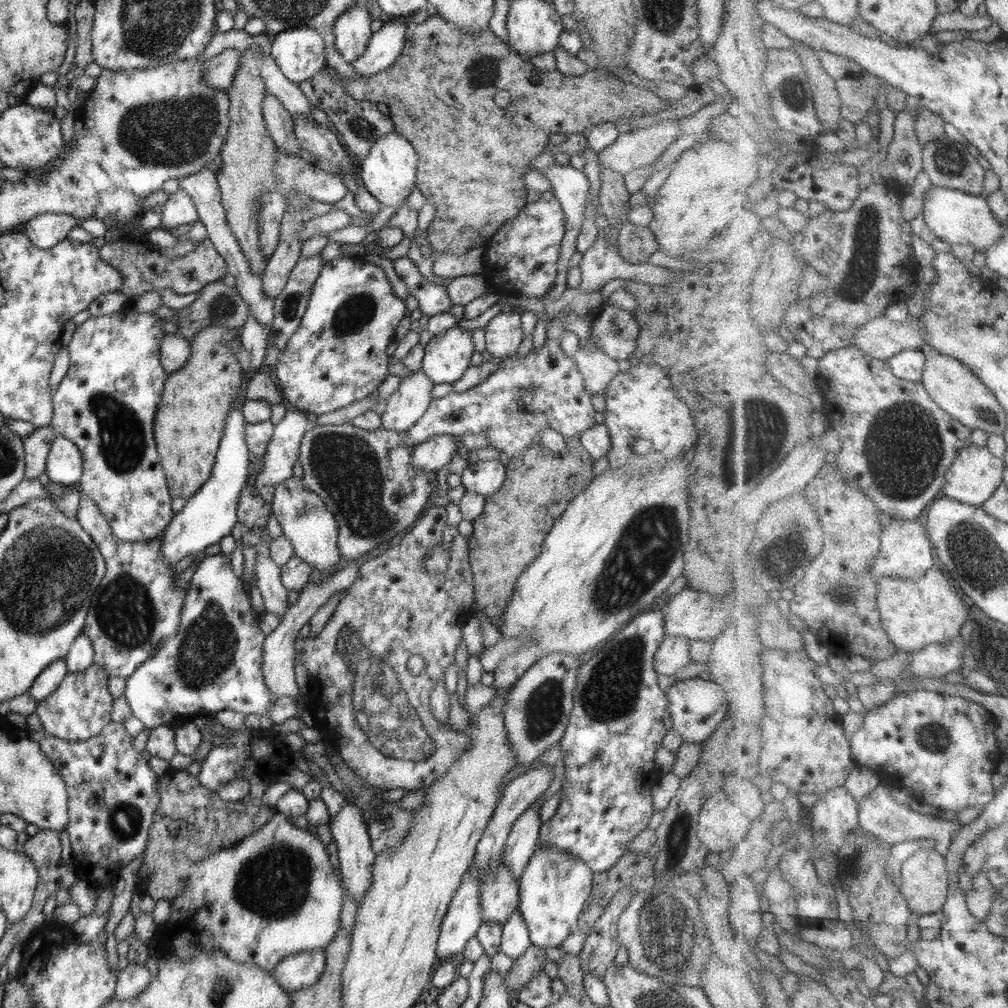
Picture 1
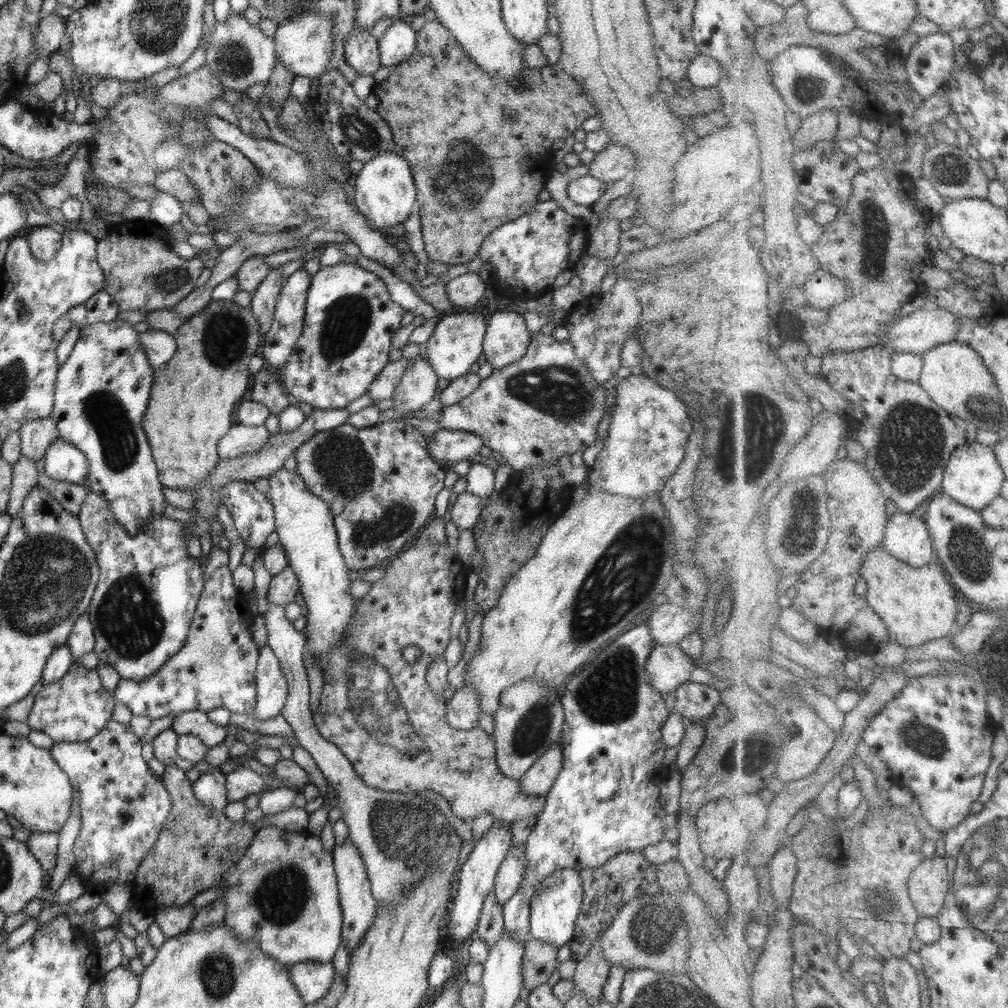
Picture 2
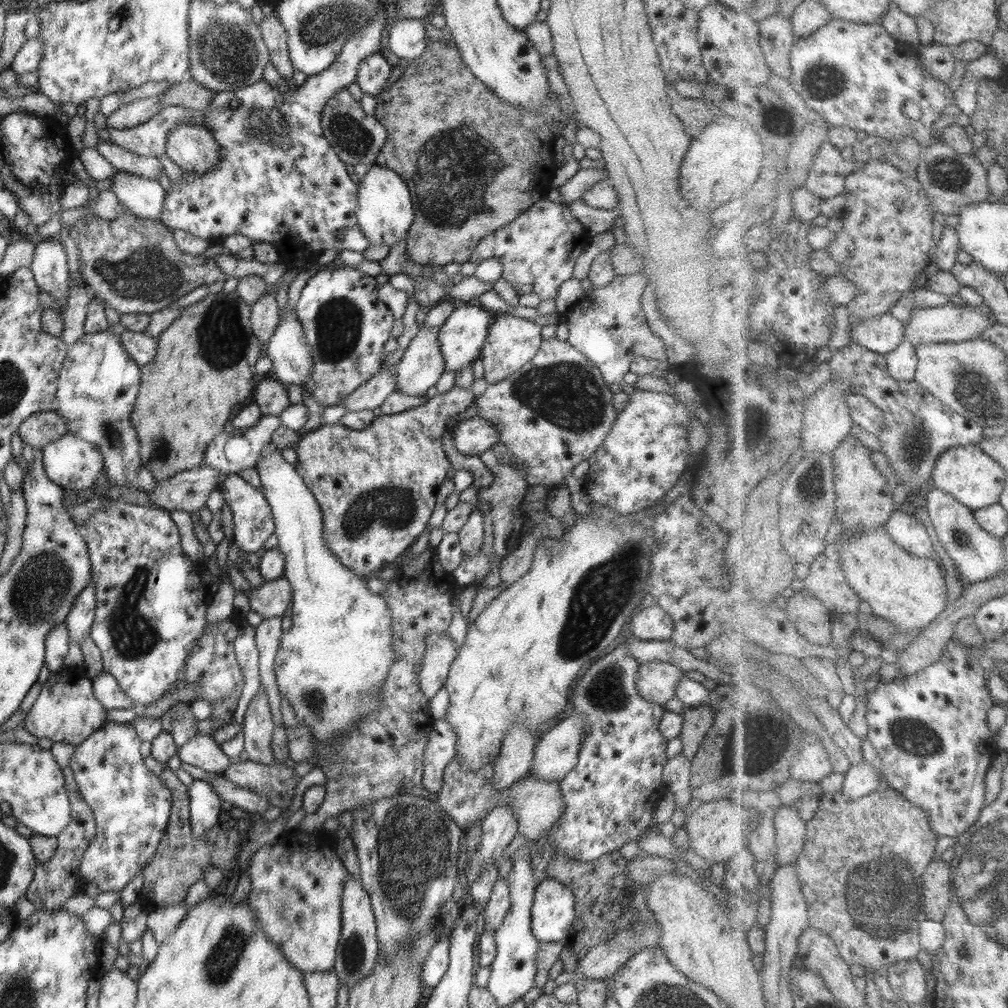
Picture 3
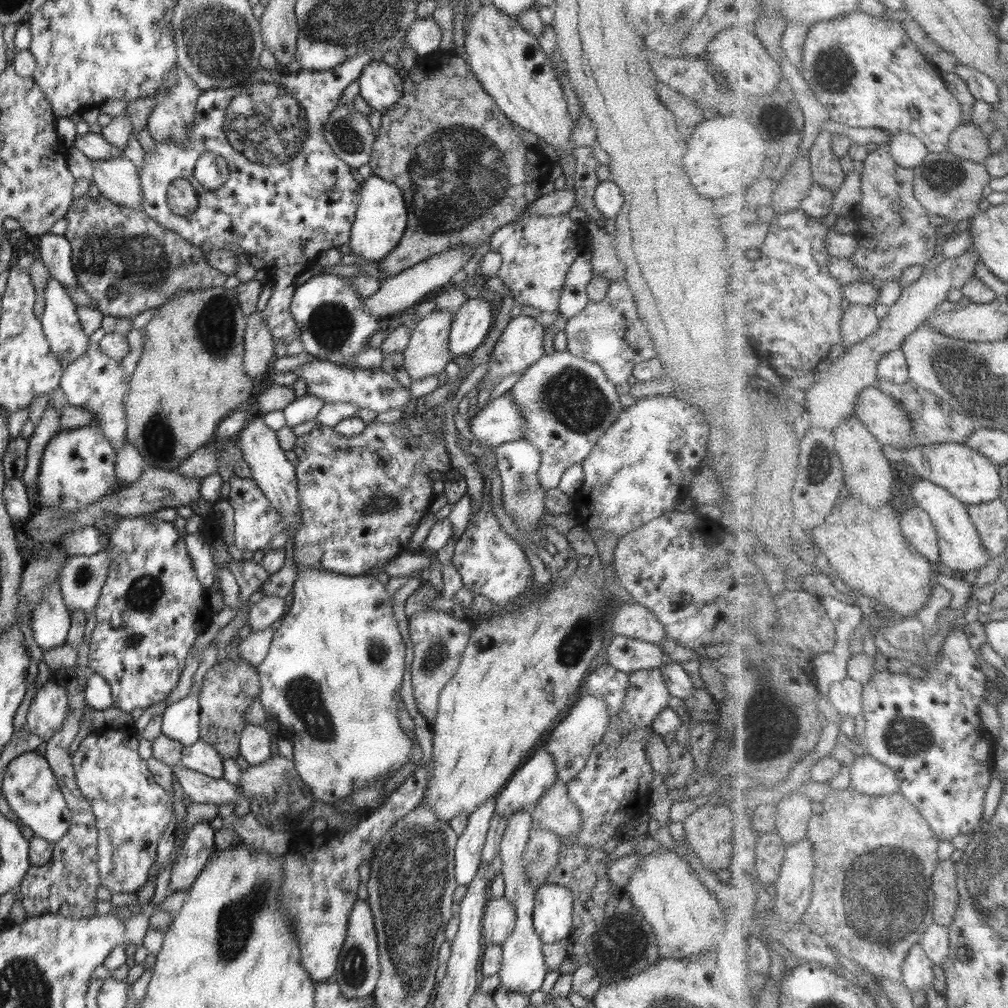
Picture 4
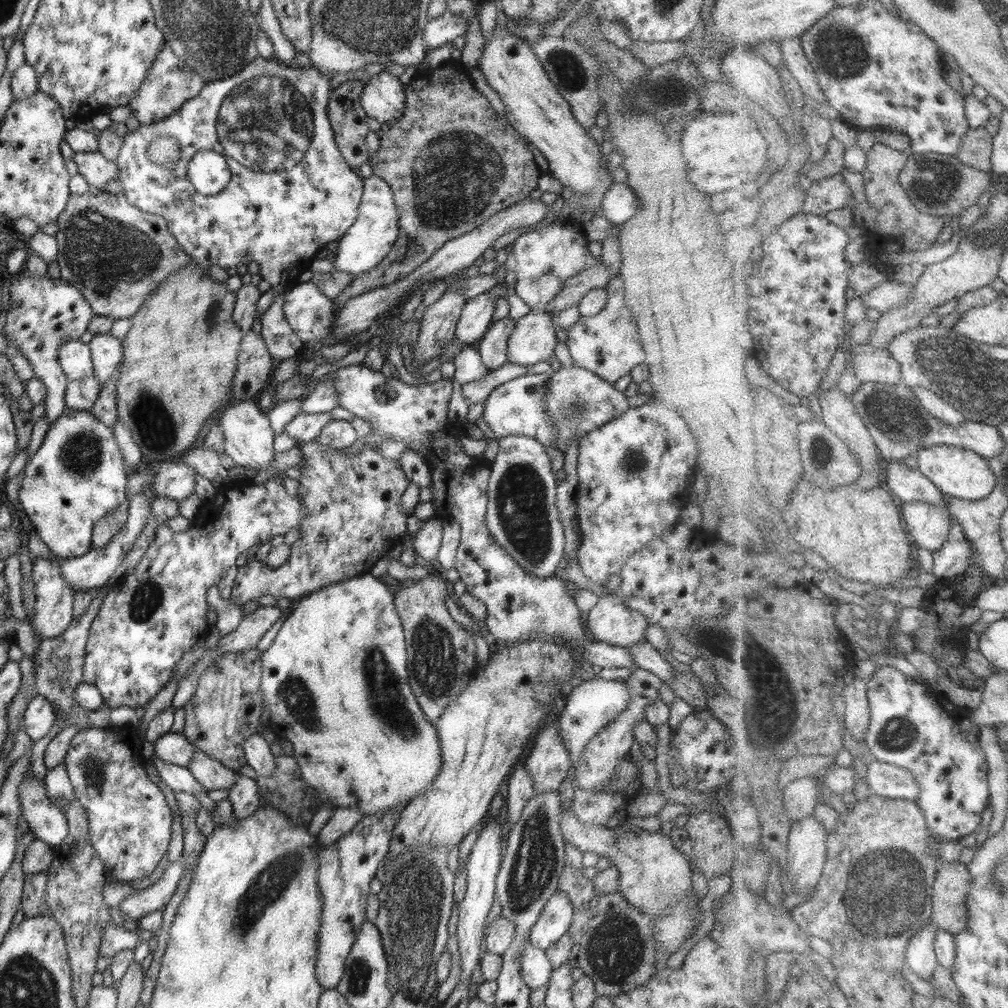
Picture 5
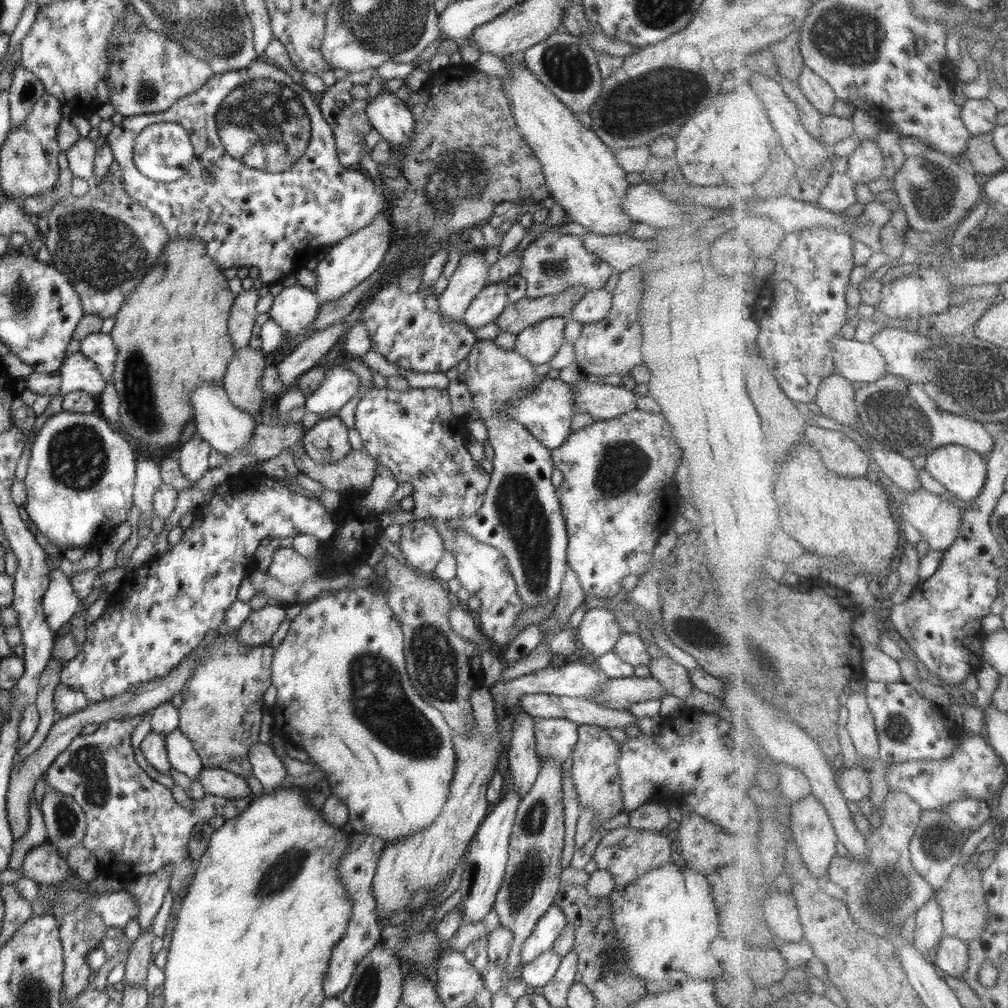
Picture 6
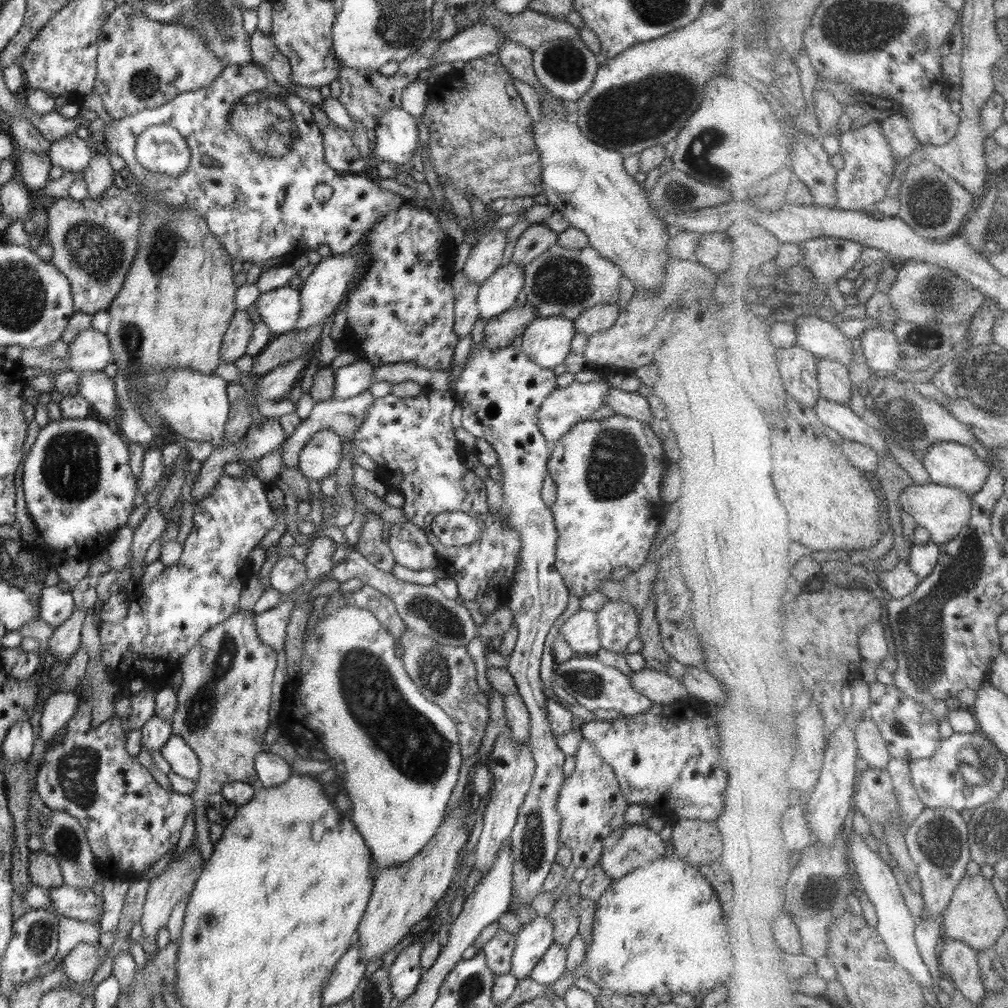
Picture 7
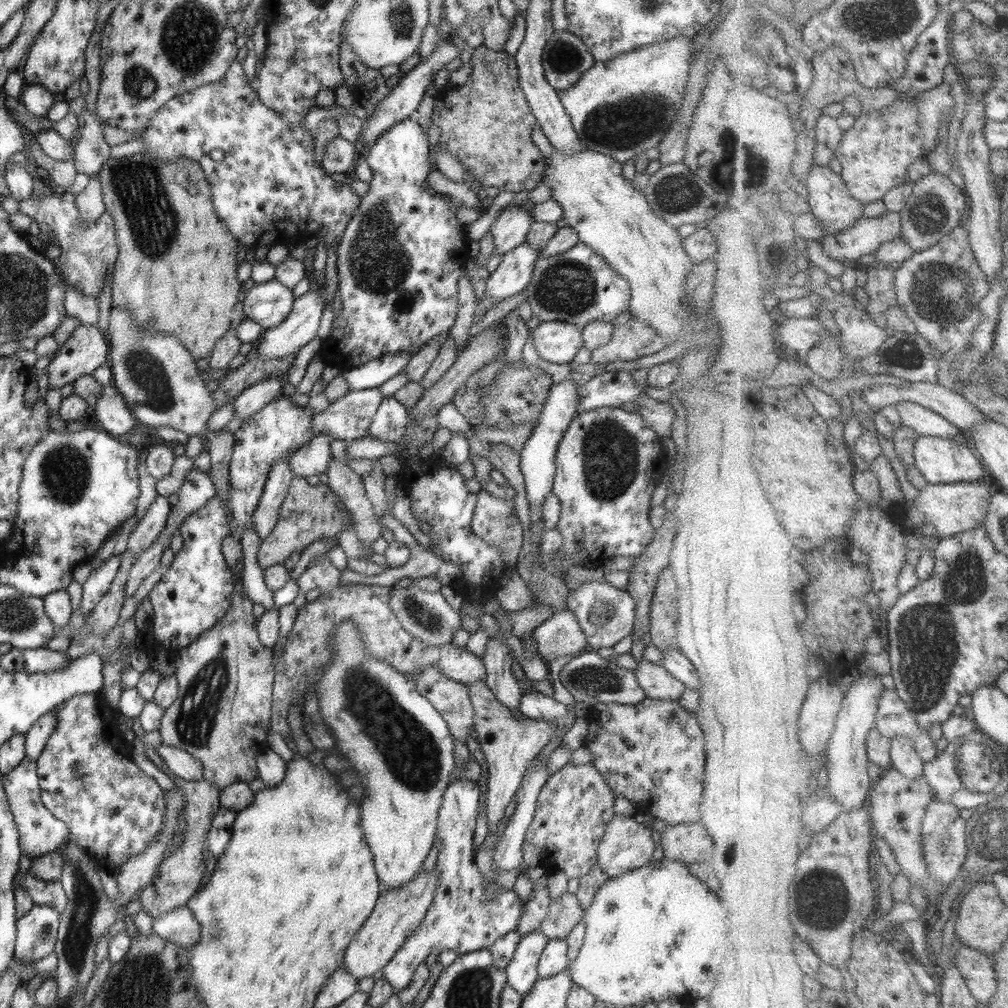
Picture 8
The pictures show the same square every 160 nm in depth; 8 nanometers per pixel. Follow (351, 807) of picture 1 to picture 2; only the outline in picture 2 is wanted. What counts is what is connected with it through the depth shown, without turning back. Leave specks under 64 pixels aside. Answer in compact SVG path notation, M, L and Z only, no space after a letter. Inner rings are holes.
M349 837L346 843L343 843L340 847L333 848L333 859L337 876L339 905L343 914L342 942L344 942L344 947L350 951L356 949L362 943L364 935L372 926L379 903L372 896L370 881L368 880L362 857Z

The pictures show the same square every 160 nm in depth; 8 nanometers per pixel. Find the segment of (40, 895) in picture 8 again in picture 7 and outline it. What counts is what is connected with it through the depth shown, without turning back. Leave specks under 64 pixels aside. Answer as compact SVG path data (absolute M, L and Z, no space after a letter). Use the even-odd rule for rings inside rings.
M62 885L47 889L51 905L68 918L98 923L98 912L103 908L103 899L94 891L76 890L74 887Z

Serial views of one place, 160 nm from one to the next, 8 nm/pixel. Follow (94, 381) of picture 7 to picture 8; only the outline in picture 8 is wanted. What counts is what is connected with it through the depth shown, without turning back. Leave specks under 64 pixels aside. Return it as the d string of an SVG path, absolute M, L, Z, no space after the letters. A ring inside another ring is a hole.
M113 383L104 386L94 408L96 425L122 441L128 440L134 430L134 416L128 408L124 397L115 388Z

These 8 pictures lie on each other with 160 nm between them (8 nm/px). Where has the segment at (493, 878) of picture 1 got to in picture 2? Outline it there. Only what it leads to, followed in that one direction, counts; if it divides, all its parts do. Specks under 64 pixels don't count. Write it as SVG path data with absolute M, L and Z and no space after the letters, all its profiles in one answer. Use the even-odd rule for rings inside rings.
M560 743L552 744L536 759L530 770L518 782L521 789L530 796L544 796L562 770L564 762Z

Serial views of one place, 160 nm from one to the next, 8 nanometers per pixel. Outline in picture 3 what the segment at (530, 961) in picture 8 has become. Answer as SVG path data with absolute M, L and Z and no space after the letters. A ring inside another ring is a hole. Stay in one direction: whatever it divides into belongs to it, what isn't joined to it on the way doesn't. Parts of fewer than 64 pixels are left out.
M544 879L535 890L531 932L539 942L565 942L575 917L574 893L556 879Z

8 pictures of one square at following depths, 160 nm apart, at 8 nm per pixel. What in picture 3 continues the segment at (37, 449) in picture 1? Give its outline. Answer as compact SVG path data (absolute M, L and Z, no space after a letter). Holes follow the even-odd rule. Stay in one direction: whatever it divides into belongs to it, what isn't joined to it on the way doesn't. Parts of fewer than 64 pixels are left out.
M42 411L28 417L17 433L34 450L68 433L66 421L56 411Z

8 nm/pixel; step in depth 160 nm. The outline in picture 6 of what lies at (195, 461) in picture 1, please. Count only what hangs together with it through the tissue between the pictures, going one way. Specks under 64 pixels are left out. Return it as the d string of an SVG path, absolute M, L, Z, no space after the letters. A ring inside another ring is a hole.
M198 237L170 238L167 244L168 246L164 248L162 256L156 259L155 265L148 269L148 272L141 278L140 284L136 285L136 288L124 299L121 309L113 317L115 320L114 326L109 330L109 335L112 337L118 351L113 376L115 389L120 397L120 422L126 428L126 432L139 439L141 444L152 444L152 446L176 445L180 440L185 424L192 418L192 405L189 401L191 392L203 382L222 384L224 373L232 358L235 357L236 352L236 348L228 336L227 322L228 312L230 312L237 295L228 288L229 280L224 276L224 268L206 254L204 243Z

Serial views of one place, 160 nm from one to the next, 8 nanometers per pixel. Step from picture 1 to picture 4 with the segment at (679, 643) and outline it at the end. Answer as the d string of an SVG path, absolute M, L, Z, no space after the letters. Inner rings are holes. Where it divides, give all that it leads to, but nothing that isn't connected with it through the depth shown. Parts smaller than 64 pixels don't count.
M640 669L629 676L626 696L619 712L623 730L649 726L662 709L668 707L671 697L658 669Z

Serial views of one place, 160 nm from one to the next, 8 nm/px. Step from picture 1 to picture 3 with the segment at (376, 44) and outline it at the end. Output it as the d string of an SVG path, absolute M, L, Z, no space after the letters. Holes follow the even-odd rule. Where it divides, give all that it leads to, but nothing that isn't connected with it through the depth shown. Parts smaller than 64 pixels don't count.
M400 18L396 22L391 24L390 32L388 32L388 49L396 55L398 58L404 58L404 60L413 61L422 56L426 49L429 36L426 35L425 23L427 20L412 19L412 18Z

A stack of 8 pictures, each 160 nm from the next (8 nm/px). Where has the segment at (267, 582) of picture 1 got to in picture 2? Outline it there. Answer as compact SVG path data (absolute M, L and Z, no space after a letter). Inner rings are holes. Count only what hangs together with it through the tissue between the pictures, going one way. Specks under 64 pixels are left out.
M268 601L269 609L266 615L261 618L262 623L268 630L266 645L271 646L272 652L280 661L282 672L287 680L288 694L285 705L282 707L281 715L288 722L294 731L294 738L298 741L299 747L310 752L315 760L318 770L321 770L332 787L335 806L342 812L342 820L349 830L349 839L356 847L357 852L362 857L368 880L370 881L372 896L379 904L397 904L401 898L401 892L405 888L411 888L421 881L421 878L437 868L439 858L449 849L453 842L453 829L450 820L436 808L436 805L429 801L427 797L422 798L418 793L384 792L370 786L366 786L364 781L355 773L352 763L340 752L340 749L331 742L328 742L318 733L314 725L314 716L309 707L309 686L306 667L303 663L303 651L305 648L305 636L294 629L292 620L285 617L285 605L278 606Z

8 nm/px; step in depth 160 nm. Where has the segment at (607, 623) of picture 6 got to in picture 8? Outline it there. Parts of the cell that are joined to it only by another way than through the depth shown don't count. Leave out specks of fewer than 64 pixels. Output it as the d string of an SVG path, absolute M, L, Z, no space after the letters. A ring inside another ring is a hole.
M569 610L551 614L531 634L537 642L538 654L547 666L560 656L577 655L590 649L585 634Z

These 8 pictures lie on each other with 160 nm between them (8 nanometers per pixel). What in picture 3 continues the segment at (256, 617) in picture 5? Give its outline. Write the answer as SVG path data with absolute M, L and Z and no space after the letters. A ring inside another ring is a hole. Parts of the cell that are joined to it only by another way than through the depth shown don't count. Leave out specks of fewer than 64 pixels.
M283 576L271 582L264 582L259 588L252 588L247 598L252 612L258 612L263 616L263 620L283 616L292 598L290 582Z

